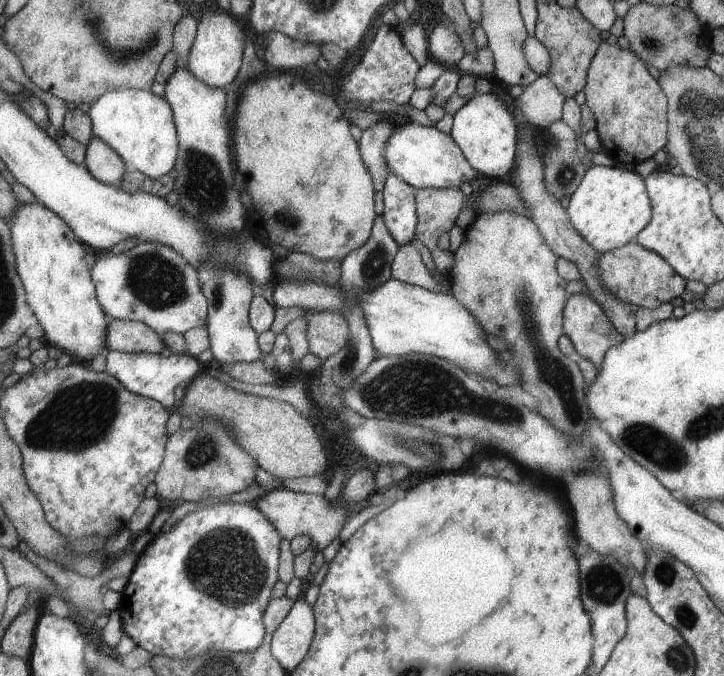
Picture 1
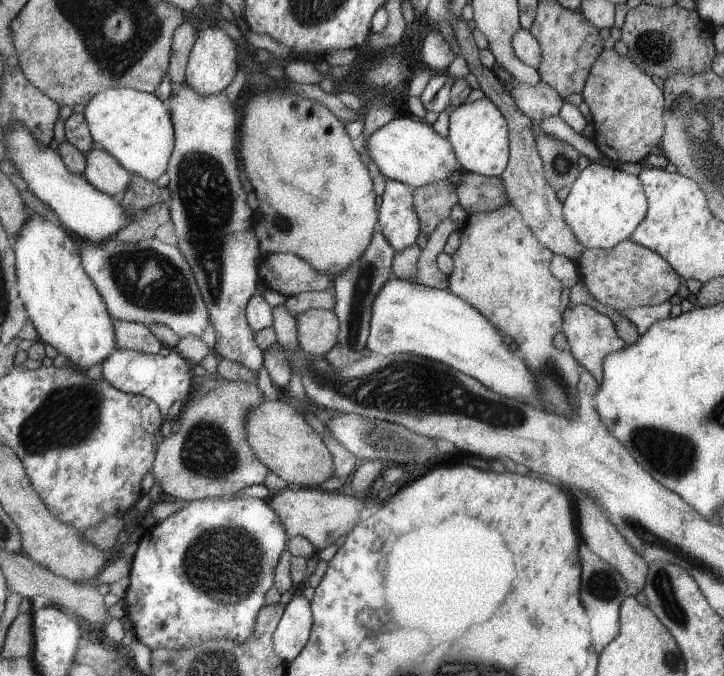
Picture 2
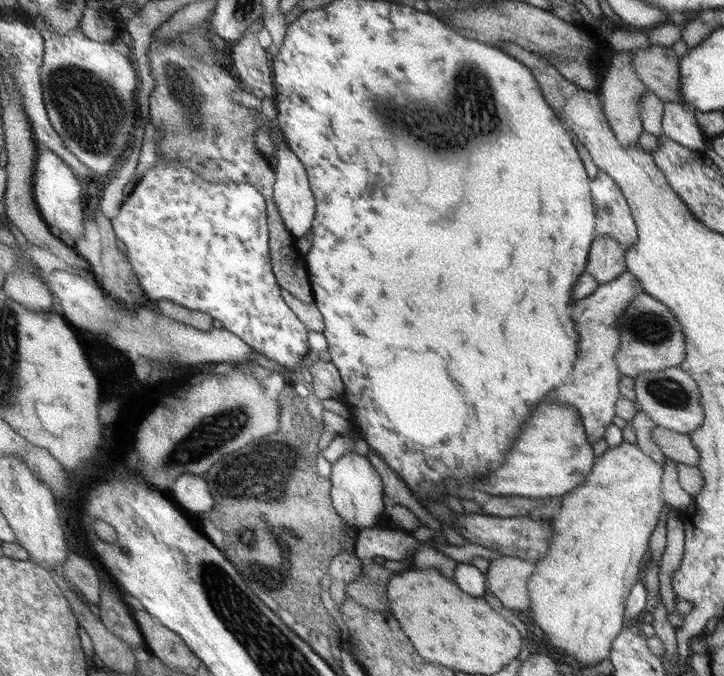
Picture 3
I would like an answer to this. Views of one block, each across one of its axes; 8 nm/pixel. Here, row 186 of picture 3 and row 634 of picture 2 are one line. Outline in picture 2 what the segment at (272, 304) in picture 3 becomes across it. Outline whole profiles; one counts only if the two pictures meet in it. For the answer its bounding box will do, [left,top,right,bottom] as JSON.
[124,498,285,650]

